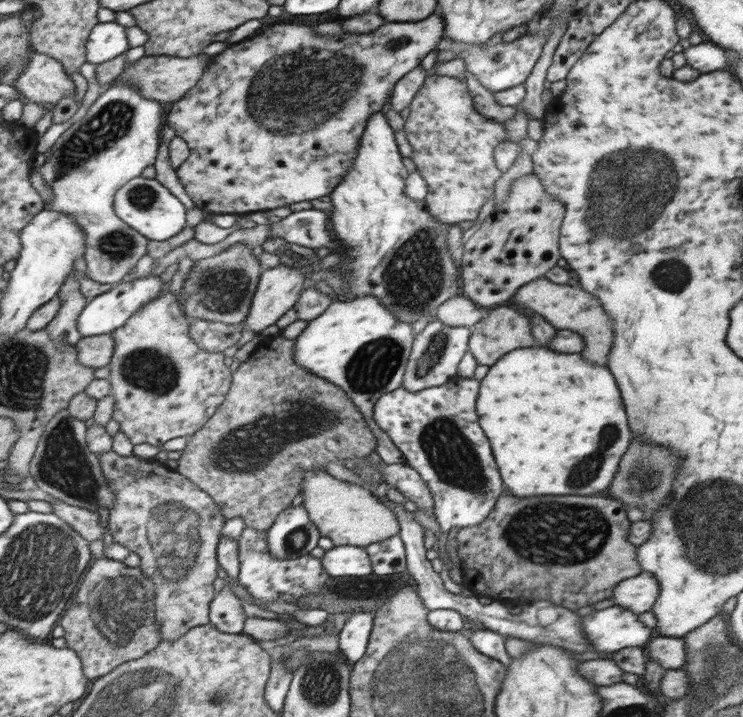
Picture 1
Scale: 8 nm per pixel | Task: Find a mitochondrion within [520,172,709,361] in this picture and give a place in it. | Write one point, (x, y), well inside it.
(671, 275)

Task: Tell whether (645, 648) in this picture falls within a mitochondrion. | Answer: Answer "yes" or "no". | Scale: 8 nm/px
no

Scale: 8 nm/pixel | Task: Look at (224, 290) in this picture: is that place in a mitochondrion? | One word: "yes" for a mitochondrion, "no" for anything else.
yes

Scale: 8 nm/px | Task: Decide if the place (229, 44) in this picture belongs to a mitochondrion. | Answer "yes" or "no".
no

